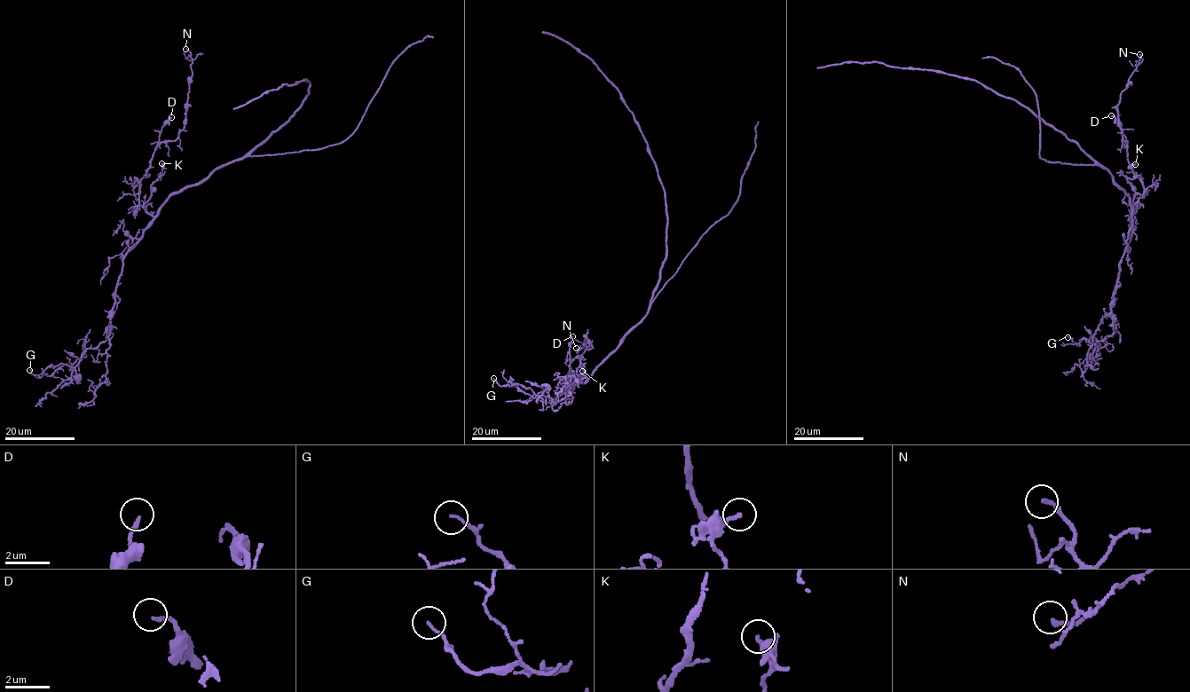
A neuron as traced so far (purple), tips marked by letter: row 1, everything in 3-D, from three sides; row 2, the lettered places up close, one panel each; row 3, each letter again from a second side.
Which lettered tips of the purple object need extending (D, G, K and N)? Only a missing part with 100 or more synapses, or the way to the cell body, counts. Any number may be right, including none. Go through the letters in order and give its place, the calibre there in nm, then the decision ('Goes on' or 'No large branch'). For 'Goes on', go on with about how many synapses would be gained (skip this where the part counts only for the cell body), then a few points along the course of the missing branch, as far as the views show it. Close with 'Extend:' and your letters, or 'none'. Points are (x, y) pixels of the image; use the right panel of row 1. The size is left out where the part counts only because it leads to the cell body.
D: Place: (1111, 115). Thickness 150 nm. No large branch
G: Place: (1067, 337). Thickness 100 nm. No large branch
K: Place: (1135, 164). Thickness 220 nm. No large branch
N: Place: (1139, 54). Thickness 180 nm. No large branch
Extend: none

